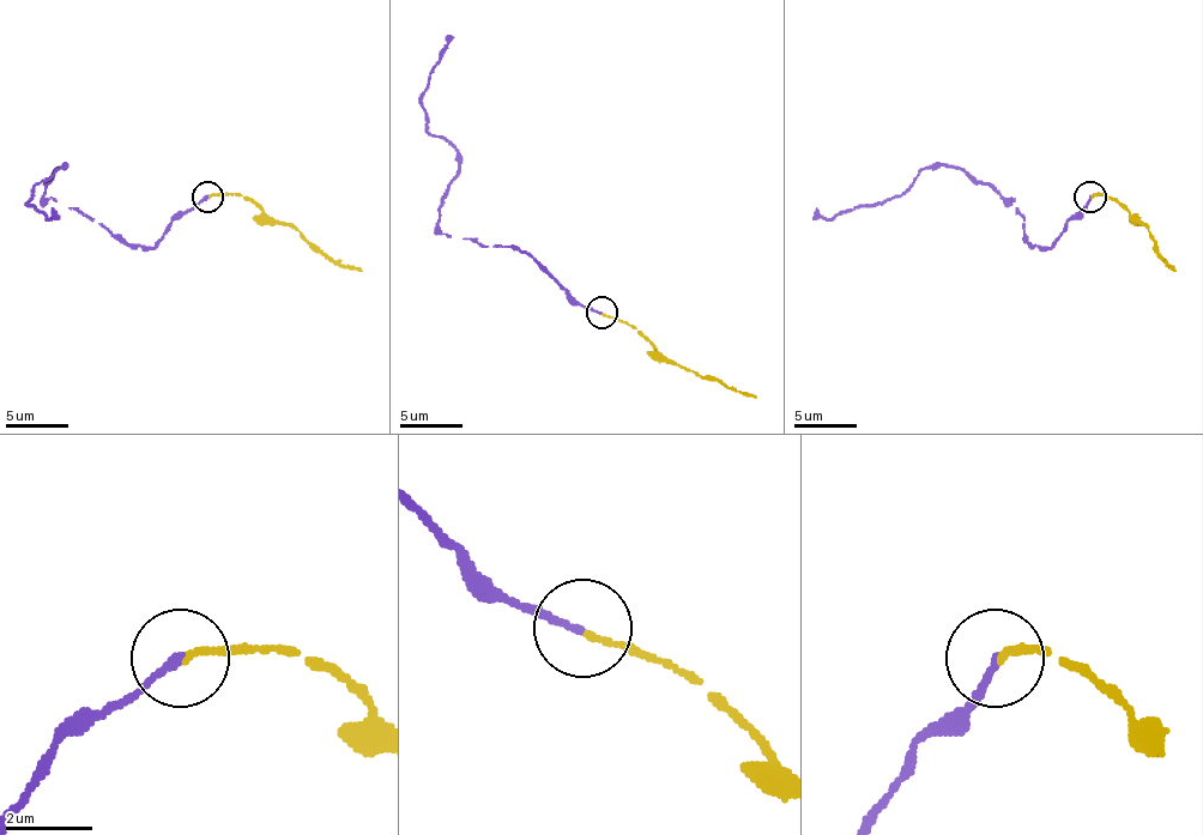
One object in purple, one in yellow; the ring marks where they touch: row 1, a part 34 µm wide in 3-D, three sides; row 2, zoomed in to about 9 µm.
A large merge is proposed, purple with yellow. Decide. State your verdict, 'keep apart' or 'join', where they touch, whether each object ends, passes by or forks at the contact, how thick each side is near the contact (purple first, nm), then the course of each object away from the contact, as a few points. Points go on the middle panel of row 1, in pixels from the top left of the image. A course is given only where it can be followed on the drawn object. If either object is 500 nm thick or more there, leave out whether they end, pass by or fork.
join; place (602, 313); purple ends; yellow ends; calibres 180 and 160 nm; course purple (600, 313), (531, 256), (449, 237), (437, 225), (459, 152), (428, 131), (421, 106), (453, 36); course yellow (600, 313), (616, 316), (664, 357), (755, 398)

